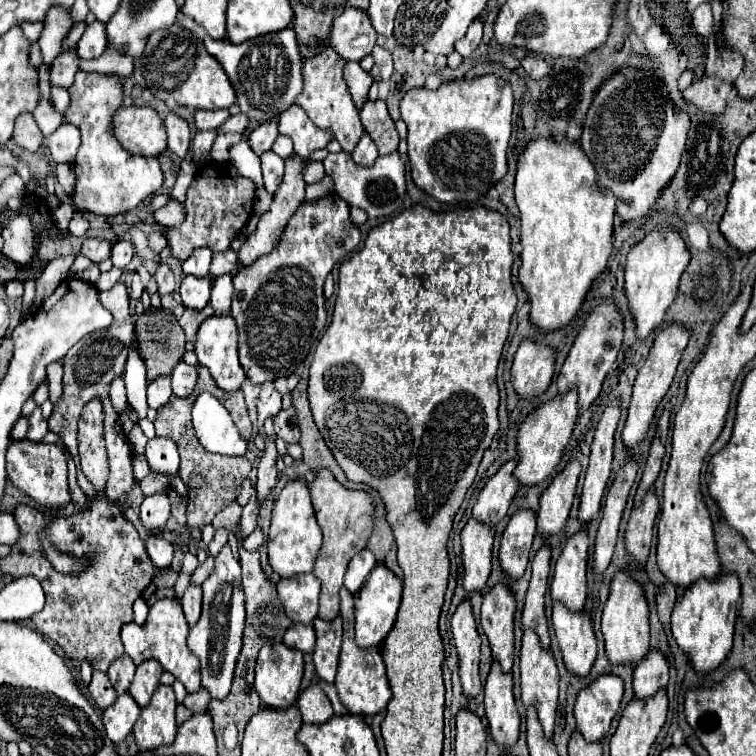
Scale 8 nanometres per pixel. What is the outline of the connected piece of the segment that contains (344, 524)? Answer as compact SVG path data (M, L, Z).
M320 467L314 471L314 479L308 485L312 505L316 511L318 525L324 535L324 543L320 549L320 555L314 565L314 577L322 583L322 593L320 593L320 619L334 619L340 611L340 599L338 591L344 583L344 573L354 555L358 555L366 545L368 539L374 531L374 499L368 491L356 491L356 489L346 489L336 481L332 471L328 467Z

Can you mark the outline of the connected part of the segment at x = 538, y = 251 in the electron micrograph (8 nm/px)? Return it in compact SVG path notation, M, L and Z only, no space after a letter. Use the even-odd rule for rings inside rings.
M544 137L526 145L524 153L518 159L516 171L516 205L520 211L522 241L522 265L518 271L518 281L528 295L530 323L536 329L554 333L570 325L582 309L582 303L590 293L594 279L606 271L606 263L612 253L614 203L616 197L608 189L598 187L596 171L580 145L568 141L556 143L554 139Z

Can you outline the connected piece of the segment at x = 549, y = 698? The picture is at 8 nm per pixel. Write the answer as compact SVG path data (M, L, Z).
M526 631L522 637L520 649L520 685L522 685L522 703L524 707L534 707L540 719L540 725L548 739L554 737L554 717L558 705L558 669L550 651L540 647L540 641L534 631Z

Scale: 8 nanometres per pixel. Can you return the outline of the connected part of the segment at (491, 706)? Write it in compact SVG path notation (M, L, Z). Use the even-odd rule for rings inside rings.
M496 663L492 665L486 679L484 705L492 741L506 753L506 749L518 741L520 715L512 695L512 673L504 675Z

